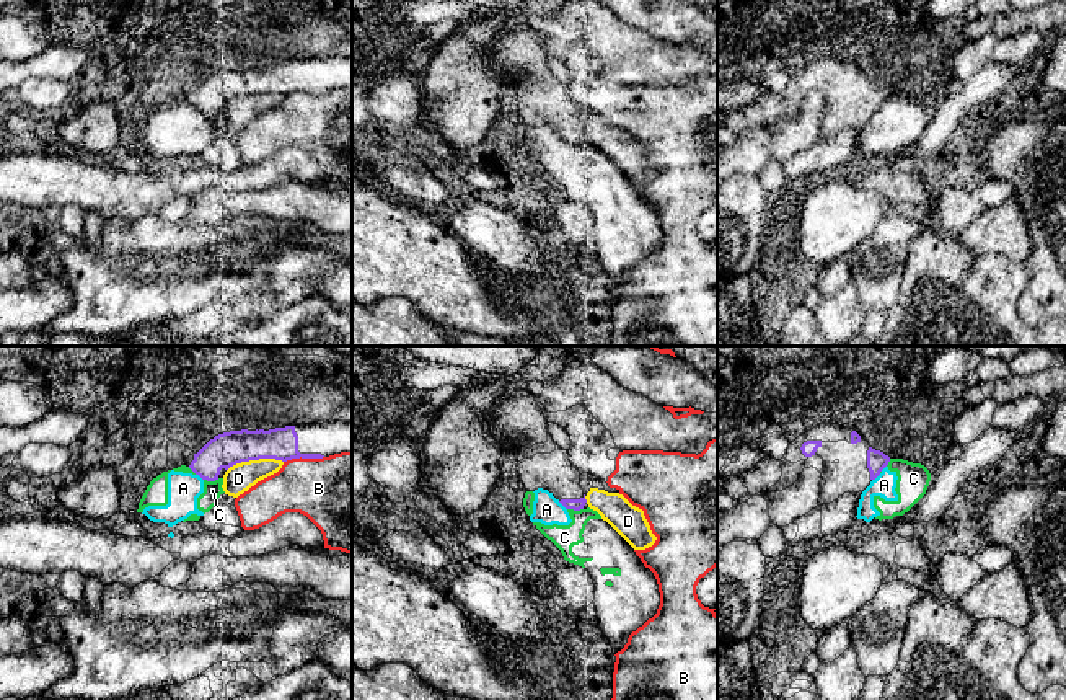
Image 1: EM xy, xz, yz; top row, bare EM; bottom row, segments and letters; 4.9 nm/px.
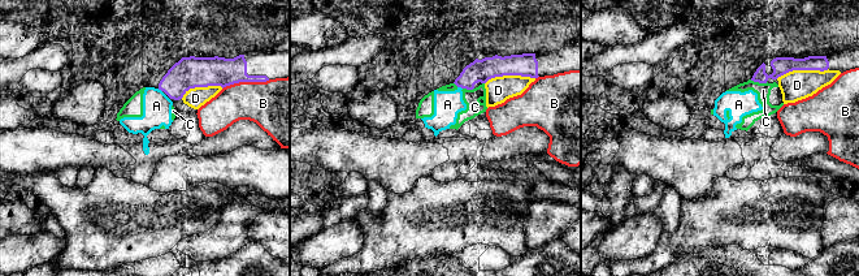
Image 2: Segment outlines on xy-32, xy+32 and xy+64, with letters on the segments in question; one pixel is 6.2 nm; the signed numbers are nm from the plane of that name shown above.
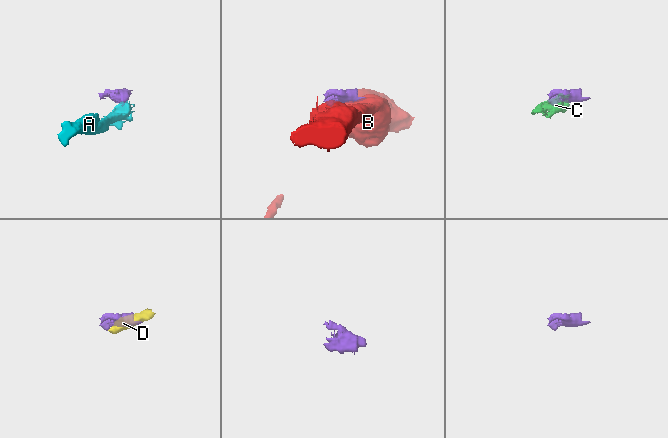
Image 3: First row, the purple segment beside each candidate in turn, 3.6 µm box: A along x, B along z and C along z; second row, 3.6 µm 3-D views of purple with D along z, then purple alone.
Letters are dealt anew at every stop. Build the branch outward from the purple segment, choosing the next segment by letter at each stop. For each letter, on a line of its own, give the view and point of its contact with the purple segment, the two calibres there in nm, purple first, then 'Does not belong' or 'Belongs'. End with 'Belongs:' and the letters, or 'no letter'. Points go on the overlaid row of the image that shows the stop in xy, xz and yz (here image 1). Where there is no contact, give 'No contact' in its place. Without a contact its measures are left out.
A: Touches purple at xz (563, 505). Thickness 60 nm (purple) against 140 nm. Does not belong
B: Touches purple at xy (303, 457). Thickness 160 nm (purple) against 380 nm. Does not belong
C: Touches purple at xz (576, 509). Thickness 60 nm (purple) against 120 nm. Does not belong
D: Touches purple at xy (255, 459). Thickness 170 nm (purple) against 140 nm. Does not belong
Belongs: no letter

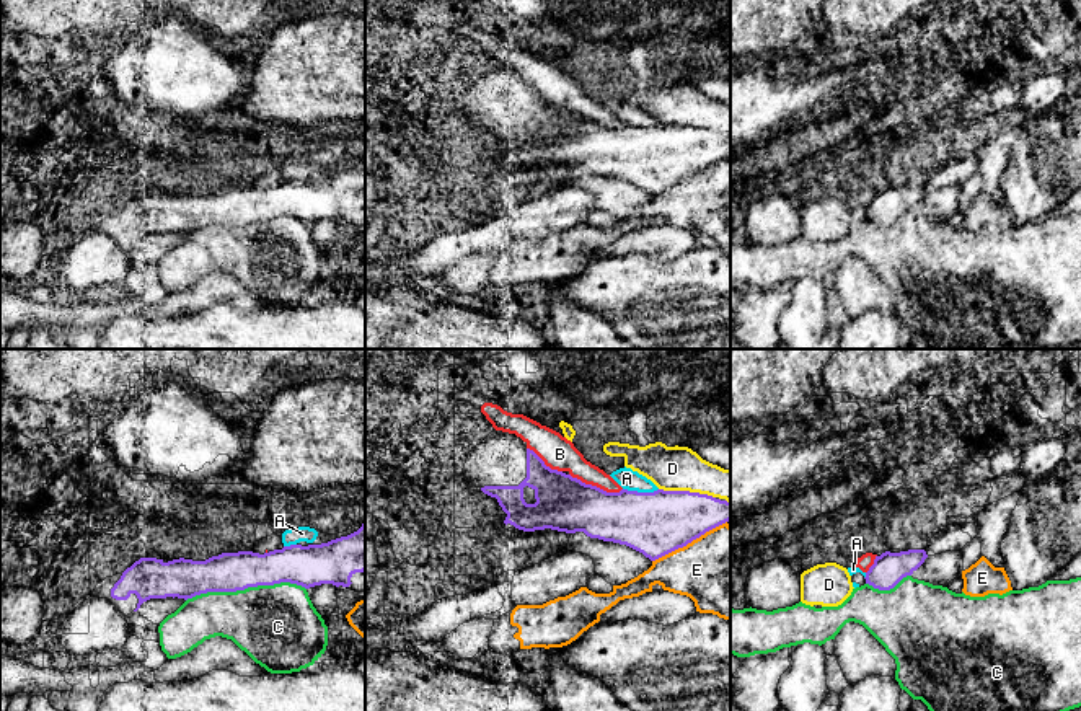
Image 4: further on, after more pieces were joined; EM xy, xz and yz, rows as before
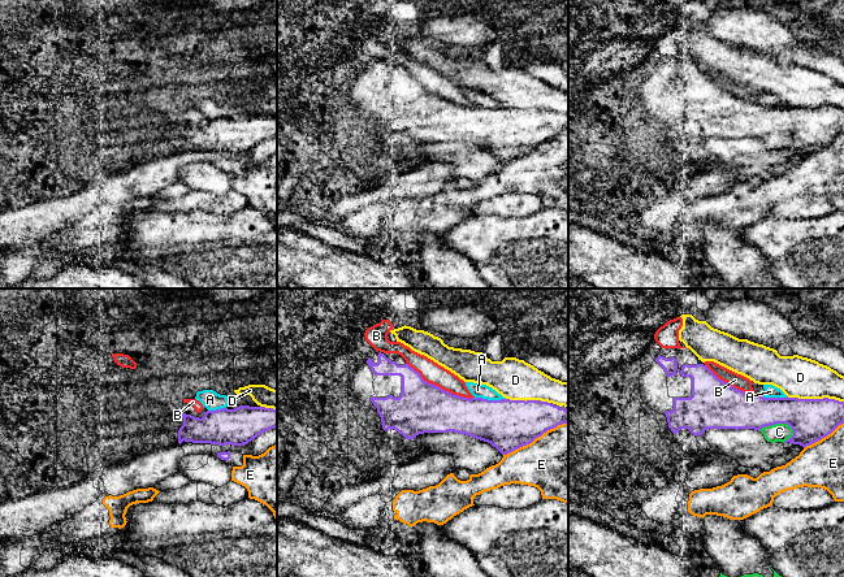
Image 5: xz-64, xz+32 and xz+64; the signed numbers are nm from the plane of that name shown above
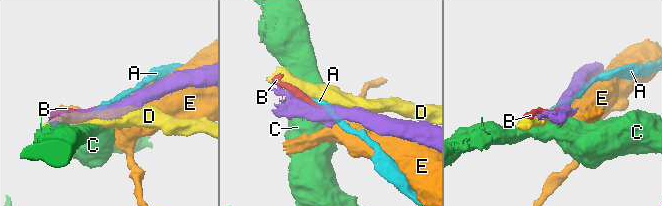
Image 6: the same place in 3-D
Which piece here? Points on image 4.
A: Touches purple at xz (641, 493). Thickness 320 nm (purple) against 100 nm. Does not belong
B: Touches purple at xz (595, 486). Thickness 280 nm (purple) against 160 nm. Does not belong
C: Touches purple at xy (245, 587). Thickness 190 nm (purple) against 400 nm. Does not belong
D: Touches purple at xz (687, 491). Thickness 320 nm (purple) against 220 nm. Does not belong
E: Touches purple at xz (688, 542). Thickness 320 nm (purple) against 440 nm. Does not belong
Belongs: no letter

